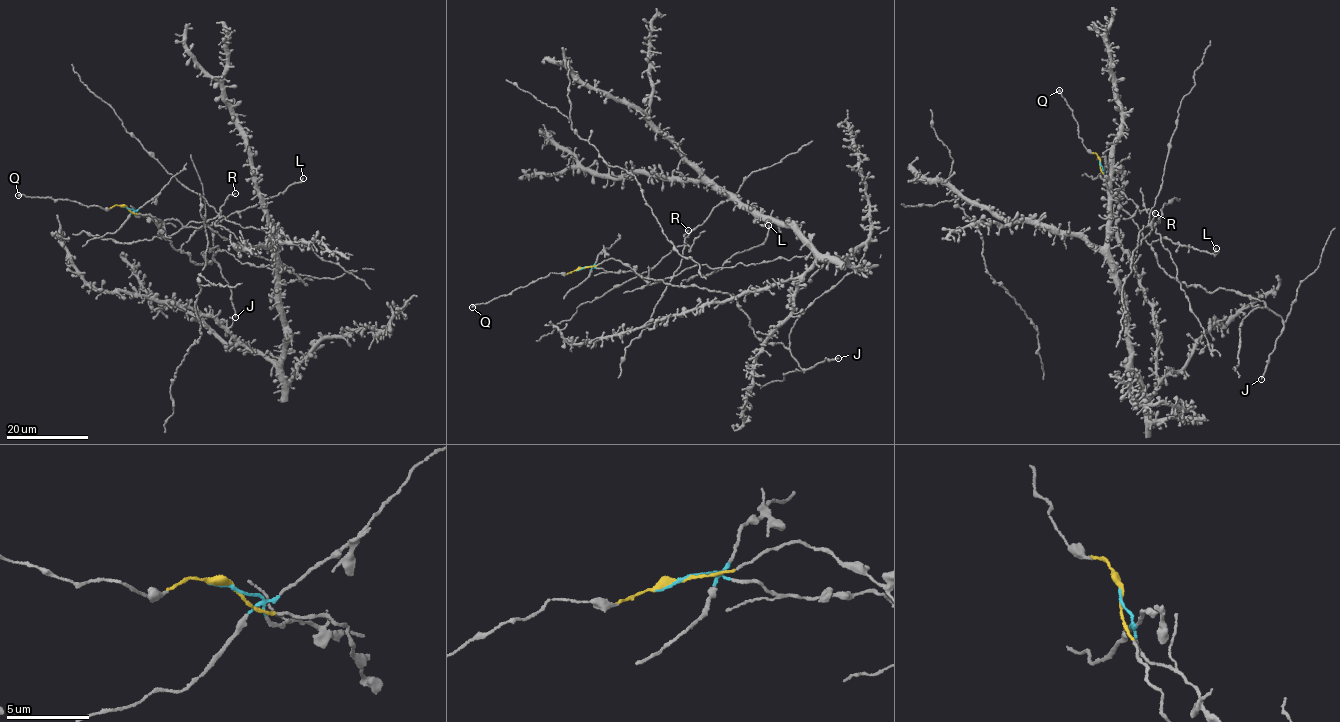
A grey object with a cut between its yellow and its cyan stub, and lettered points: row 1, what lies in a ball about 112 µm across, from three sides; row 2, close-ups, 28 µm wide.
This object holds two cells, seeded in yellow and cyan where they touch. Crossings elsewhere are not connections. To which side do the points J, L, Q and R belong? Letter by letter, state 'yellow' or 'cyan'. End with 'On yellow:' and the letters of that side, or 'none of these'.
J: yellow
L: yellow
Q: yellow
R: cyan
On yellow: J, L, Q

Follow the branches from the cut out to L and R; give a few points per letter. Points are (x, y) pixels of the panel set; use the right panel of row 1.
L: (1100, 160), (1107, 185), (1150, 245), (1152, 241), (1164, 238), (1216, 255), (1216, 248)
R: (1100, 160), (1104, 176), (1117, 184), (1136, 207), (1154, 213), (1155, 224), (1150, 228), (1148, 226), (1155, 213)

